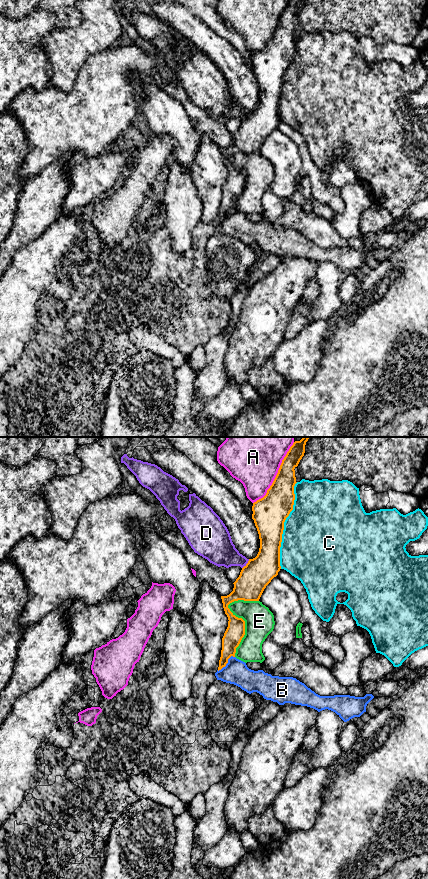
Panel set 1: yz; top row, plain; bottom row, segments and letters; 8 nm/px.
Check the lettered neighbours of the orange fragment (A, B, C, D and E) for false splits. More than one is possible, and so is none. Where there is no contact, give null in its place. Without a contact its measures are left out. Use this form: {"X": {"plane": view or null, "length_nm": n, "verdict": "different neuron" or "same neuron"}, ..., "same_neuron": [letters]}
{"A": {"plane": "yz", "length_nm": 550, "verdict": "different neuron"}, "B": {"plane": "yz", "length_nm": 180, "verdict": "different neuron"}, "C": {"plane": "yz", "length_nm": 700, "verdict": "different neuron"}, "D": {"plane": "yz", "length_nm": 100, "verdict": "different neuron"}, "E": {"plane": "yz", "length_nm": 500, "verdict": "different neuron"}, "same_neuron": []}

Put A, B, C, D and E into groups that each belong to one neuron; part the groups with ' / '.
A / B / C / D / E

